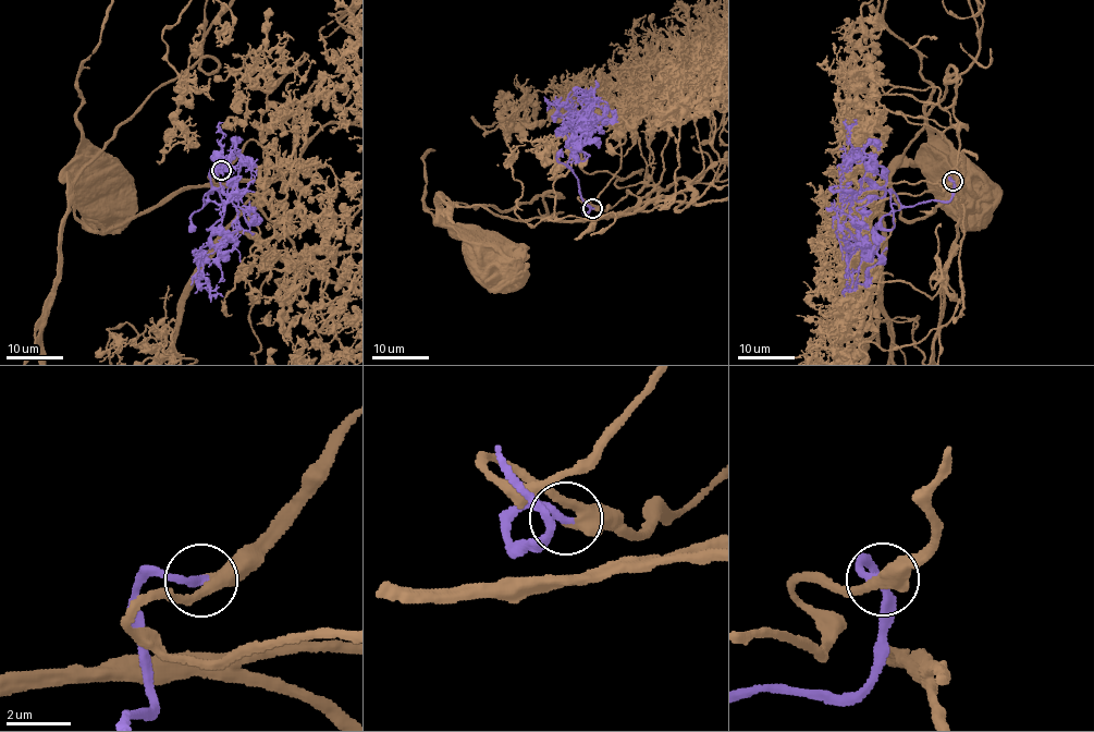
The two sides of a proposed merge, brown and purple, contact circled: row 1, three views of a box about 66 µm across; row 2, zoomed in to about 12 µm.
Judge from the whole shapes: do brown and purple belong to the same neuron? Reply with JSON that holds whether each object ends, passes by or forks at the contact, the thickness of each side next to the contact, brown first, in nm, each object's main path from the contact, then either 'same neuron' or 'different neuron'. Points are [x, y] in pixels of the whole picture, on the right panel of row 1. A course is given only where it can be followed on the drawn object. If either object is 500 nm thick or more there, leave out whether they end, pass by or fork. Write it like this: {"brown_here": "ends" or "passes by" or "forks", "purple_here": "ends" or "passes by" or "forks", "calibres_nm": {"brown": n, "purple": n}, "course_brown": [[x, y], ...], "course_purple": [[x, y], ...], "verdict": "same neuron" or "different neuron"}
{"brown_here": "passes by", "purple_here": "ends", "calibres_nm": {"brown": 340, "purple": 260}, "course_brown": [[953, 181], [961, 158], [950, 182], [963, 196], [900, 217], [898, 169], [956, 179]], "course_purple": [[954, 181], [945, 202], [905, 206], [892, 193], [893, 227], [879, 230], [872, 245], [837, 222], [833, 202]], "verdict": "same neuron"}

